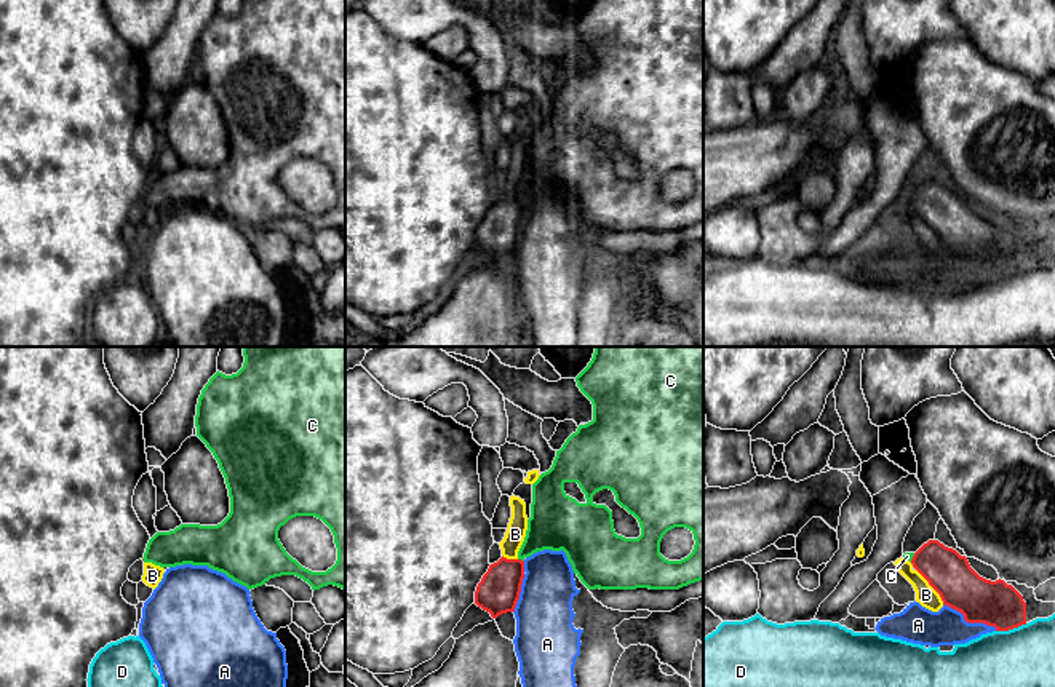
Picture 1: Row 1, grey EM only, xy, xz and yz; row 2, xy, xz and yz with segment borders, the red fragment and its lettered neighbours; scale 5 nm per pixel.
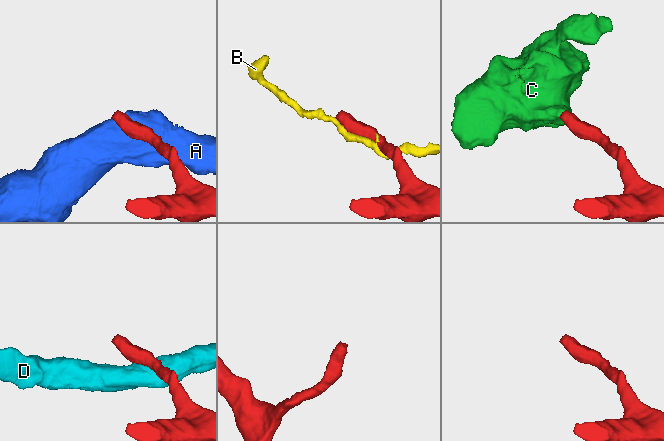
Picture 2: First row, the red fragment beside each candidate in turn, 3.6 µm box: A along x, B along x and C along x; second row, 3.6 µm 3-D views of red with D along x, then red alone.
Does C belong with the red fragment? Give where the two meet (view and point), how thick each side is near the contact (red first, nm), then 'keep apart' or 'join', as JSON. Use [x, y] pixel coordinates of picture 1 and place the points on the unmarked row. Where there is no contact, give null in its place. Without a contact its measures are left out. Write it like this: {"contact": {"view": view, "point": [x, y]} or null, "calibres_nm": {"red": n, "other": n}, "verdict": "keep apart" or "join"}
{"contact": {"view": "xz", "point": [520, 202]}, "calibres_nm": {"red": 220, "other": 260}, "verdict": "join"}

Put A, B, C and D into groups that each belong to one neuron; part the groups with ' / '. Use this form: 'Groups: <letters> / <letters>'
Groups: A / B / C / D

